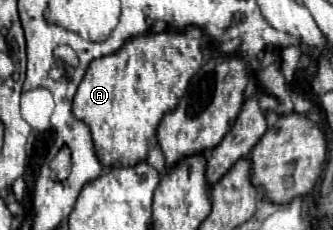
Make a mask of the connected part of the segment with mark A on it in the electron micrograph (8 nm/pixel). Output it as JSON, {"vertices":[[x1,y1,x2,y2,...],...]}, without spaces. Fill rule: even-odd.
{"vertices":[[196,27,182,33,146,33,130,39,118,53,90,63,72,101,72,113,90,127,102,167,132,165,146,159,148,147,156,145,156,129,162,117,176,109,188,81,200,69,204,45,204,35]]}

